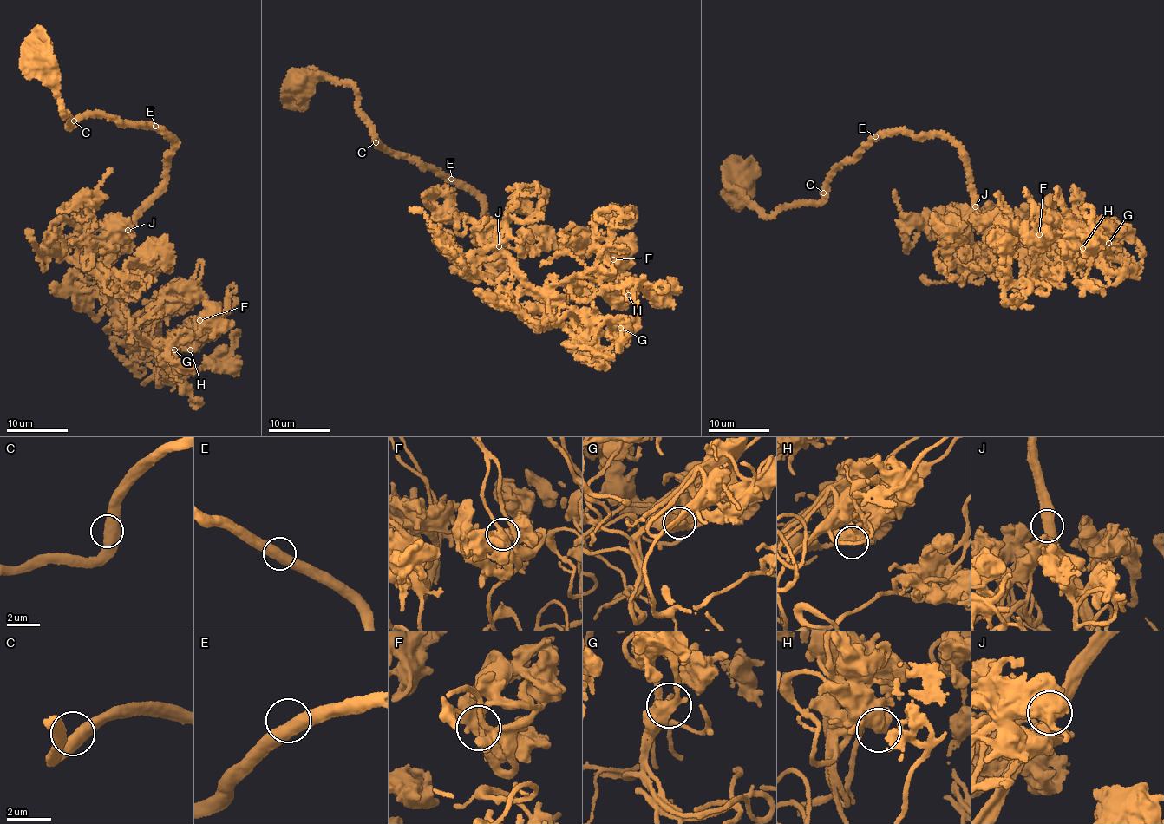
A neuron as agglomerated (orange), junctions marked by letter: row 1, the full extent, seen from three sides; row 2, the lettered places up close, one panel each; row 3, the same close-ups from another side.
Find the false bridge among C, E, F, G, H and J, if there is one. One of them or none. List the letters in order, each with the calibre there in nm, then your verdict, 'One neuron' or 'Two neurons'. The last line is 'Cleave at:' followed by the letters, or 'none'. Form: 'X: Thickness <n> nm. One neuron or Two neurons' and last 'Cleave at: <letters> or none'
C: Thickness 550 nm. One neuron
E: Thickness 500 nm. One neuron
F: Thickness 500 nm. One neuron
G: Thickness 550 nm. One neuron
H: Thickness 550 nm. One neuron
J: Thickness 500 nm. One neuron
Cleave at: none

